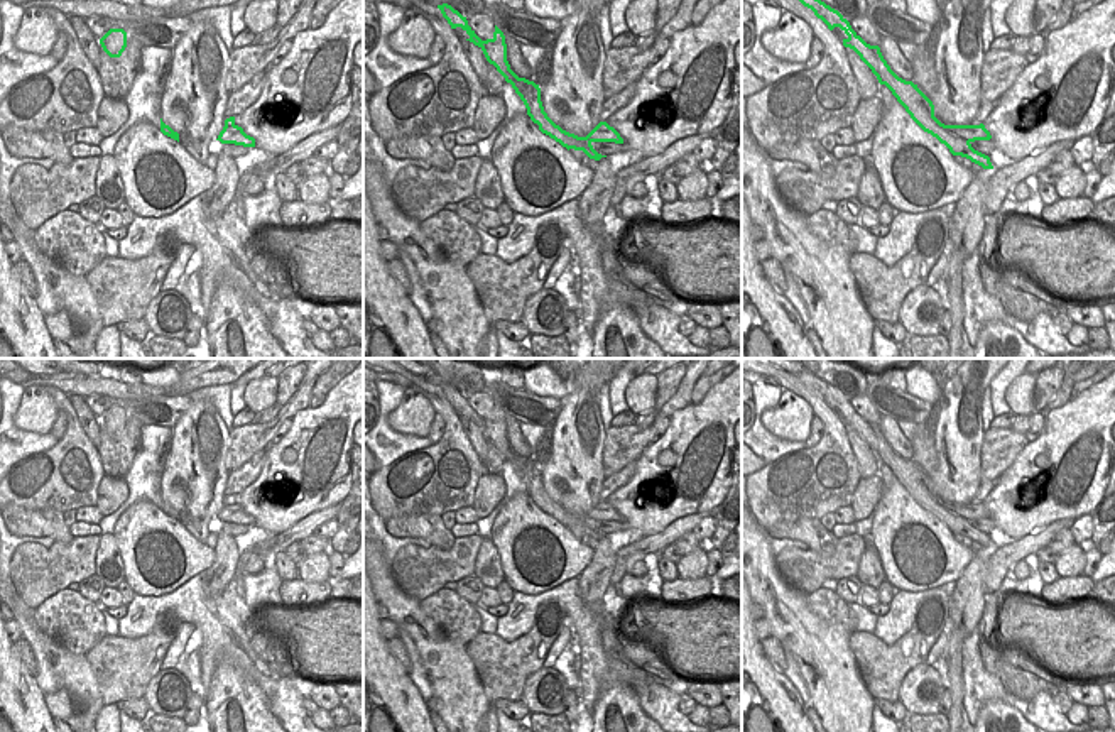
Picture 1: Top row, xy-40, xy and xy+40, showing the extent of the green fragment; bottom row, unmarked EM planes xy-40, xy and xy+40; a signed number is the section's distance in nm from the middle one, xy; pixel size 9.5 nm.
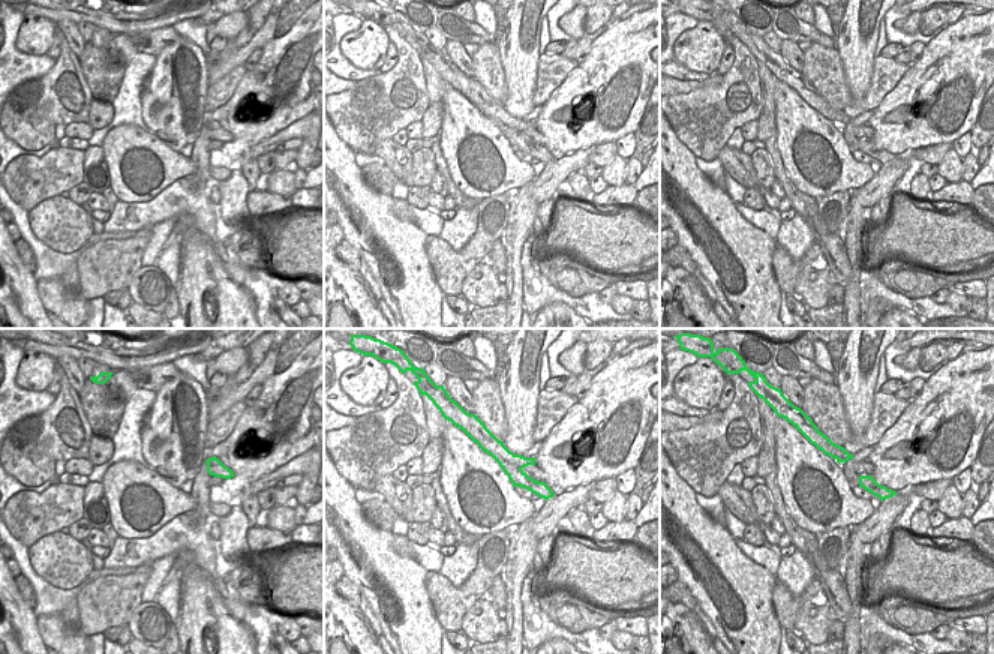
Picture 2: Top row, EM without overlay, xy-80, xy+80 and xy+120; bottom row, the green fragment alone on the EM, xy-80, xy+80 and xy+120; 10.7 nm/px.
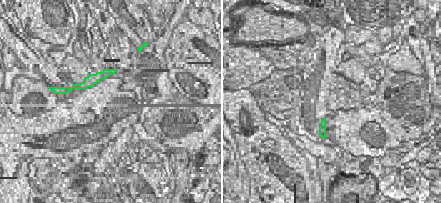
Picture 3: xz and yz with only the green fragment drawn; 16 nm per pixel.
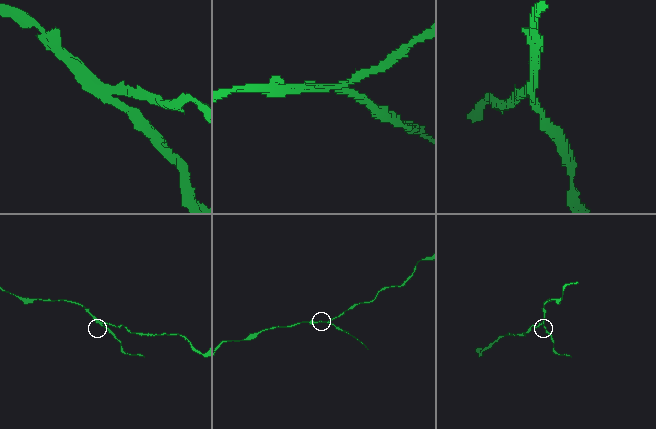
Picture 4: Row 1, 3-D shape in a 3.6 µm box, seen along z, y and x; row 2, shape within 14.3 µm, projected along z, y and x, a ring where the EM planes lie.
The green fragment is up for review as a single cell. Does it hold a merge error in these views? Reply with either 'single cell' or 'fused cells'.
fused cells

